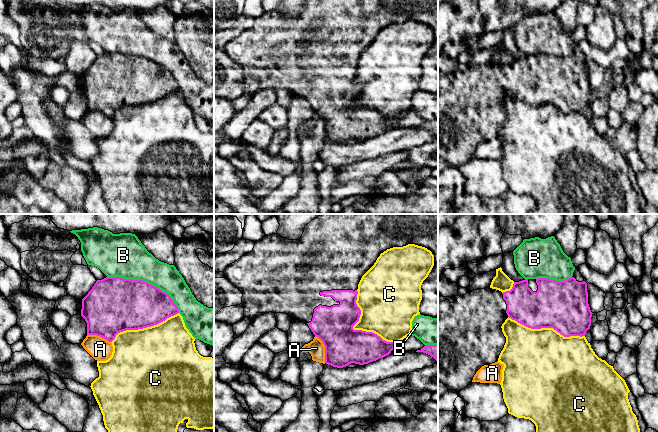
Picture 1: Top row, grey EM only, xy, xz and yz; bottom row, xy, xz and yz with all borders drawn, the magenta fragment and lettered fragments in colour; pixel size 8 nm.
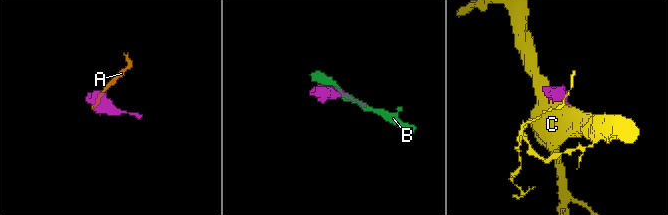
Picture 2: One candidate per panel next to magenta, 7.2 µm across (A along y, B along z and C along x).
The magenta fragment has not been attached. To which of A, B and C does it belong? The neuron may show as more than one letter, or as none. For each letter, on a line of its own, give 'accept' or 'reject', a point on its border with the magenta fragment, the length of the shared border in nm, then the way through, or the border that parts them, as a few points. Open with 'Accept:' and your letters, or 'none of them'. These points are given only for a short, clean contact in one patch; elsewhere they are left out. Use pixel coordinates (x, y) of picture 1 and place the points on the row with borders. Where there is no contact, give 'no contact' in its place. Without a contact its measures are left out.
Accept: none of them
A: reject; meets magenta in xz at (325, 349); contact 240 nm long
B: reject; meets magenta in xy at (146, 282); contact 650 nm long
C: reject; meets magenta in xz at (356, 330); contact 550 nm long

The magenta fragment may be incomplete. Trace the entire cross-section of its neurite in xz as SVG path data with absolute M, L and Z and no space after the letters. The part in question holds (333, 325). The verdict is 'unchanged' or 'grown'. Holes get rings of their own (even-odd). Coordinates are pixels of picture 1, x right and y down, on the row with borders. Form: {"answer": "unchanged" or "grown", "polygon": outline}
{"answer": "grown", "polygon": "M321 214L305 226L304 232L299 240L289 240L278 234L265 235L262 239L255 242L255 246L250 253L245 254L240 259L230 264L223 273L243 294L242 305L244 308L244 316L253 320L257 316L269 312L288 314L292 319L307 323L313 334L323 342L325 346L326 364L337 368L346 367L351 363L364 365L389 355L391 351L395 349L397 343L387 342L373 332L353 329L353 326L359 321L361 315L361 310L356 304L358 284L362 276L374 265L381 253L387 249L403 247L408 244L425 247L434 255L434 266L421 285L422 300L419 305L419 312L424 316L438 318L438 214Z"}

